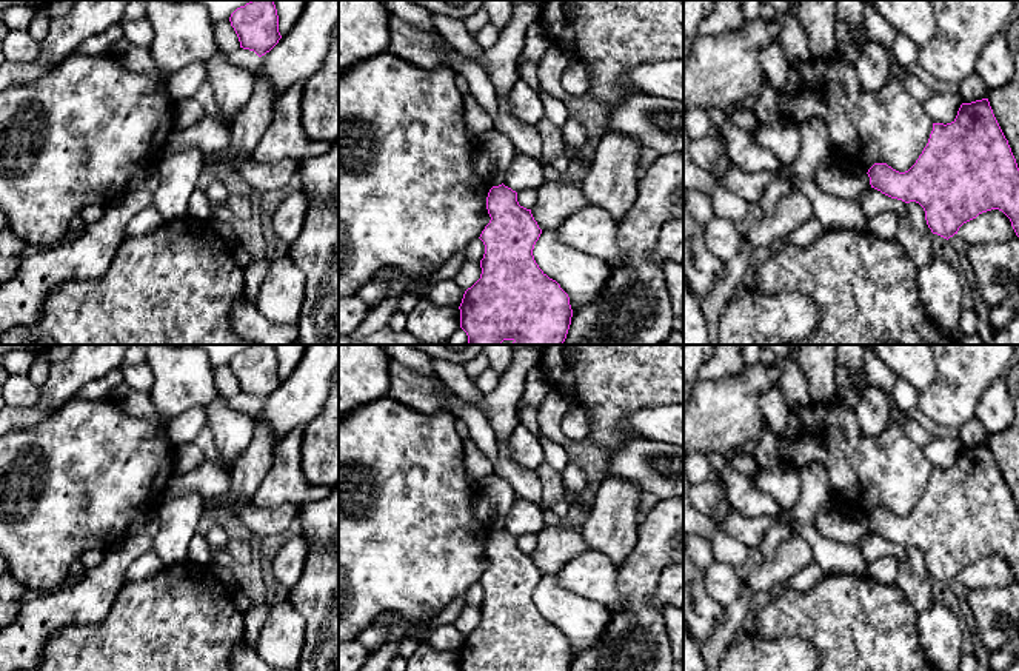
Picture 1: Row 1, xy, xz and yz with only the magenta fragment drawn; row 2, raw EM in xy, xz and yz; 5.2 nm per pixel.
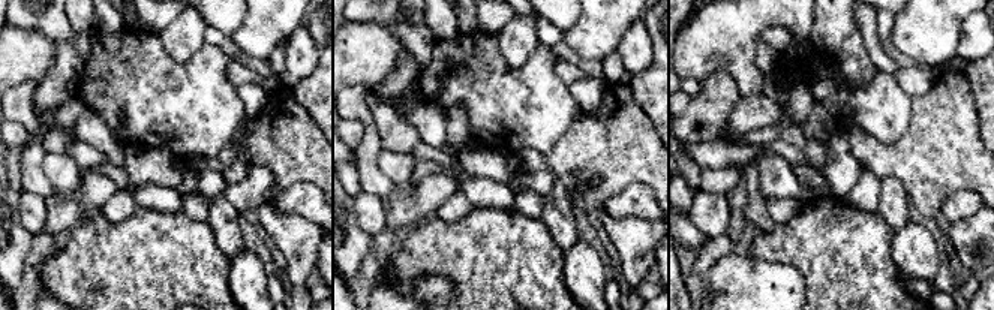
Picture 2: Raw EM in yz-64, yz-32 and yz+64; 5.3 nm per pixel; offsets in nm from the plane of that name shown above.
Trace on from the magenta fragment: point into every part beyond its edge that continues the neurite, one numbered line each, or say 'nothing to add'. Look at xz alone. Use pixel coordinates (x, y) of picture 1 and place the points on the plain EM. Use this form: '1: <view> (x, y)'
nothing to add

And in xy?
nothing to add

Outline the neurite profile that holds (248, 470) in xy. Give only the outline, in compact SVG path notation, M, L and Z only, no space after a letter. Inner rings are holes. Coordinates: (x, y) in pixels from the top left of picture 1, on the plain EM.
M254 417L254 420L254 436L248 448L236 457L229 469L229 491L212 500L212 505L217 508L214 514L226 511L237 502L252 500L256 491L271 468L276 448L274 436L271 434L268 425L259 417Z

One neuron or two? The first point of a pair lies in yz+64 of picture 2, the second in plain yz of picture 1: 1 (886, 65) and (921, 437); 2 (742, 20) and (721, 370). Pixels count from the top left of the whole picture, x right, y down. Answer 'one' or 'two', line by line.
1: one
2: two

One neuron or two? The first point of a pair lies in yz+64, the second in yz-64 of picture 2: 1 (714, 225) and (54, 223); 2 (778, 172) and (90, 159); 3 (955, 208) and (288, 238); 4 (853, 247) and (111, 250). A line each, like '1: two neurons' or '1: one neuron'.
1: two neurons
2: two neurons
3: two neurons
4: one neuron

